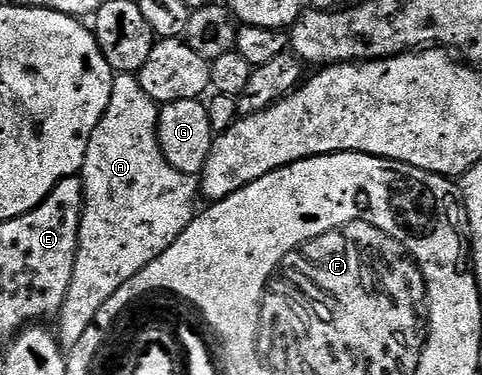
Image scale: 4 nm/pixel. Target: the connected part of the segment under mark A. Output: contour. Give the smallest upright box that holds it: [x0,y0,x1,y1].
[57,75,201,350]

